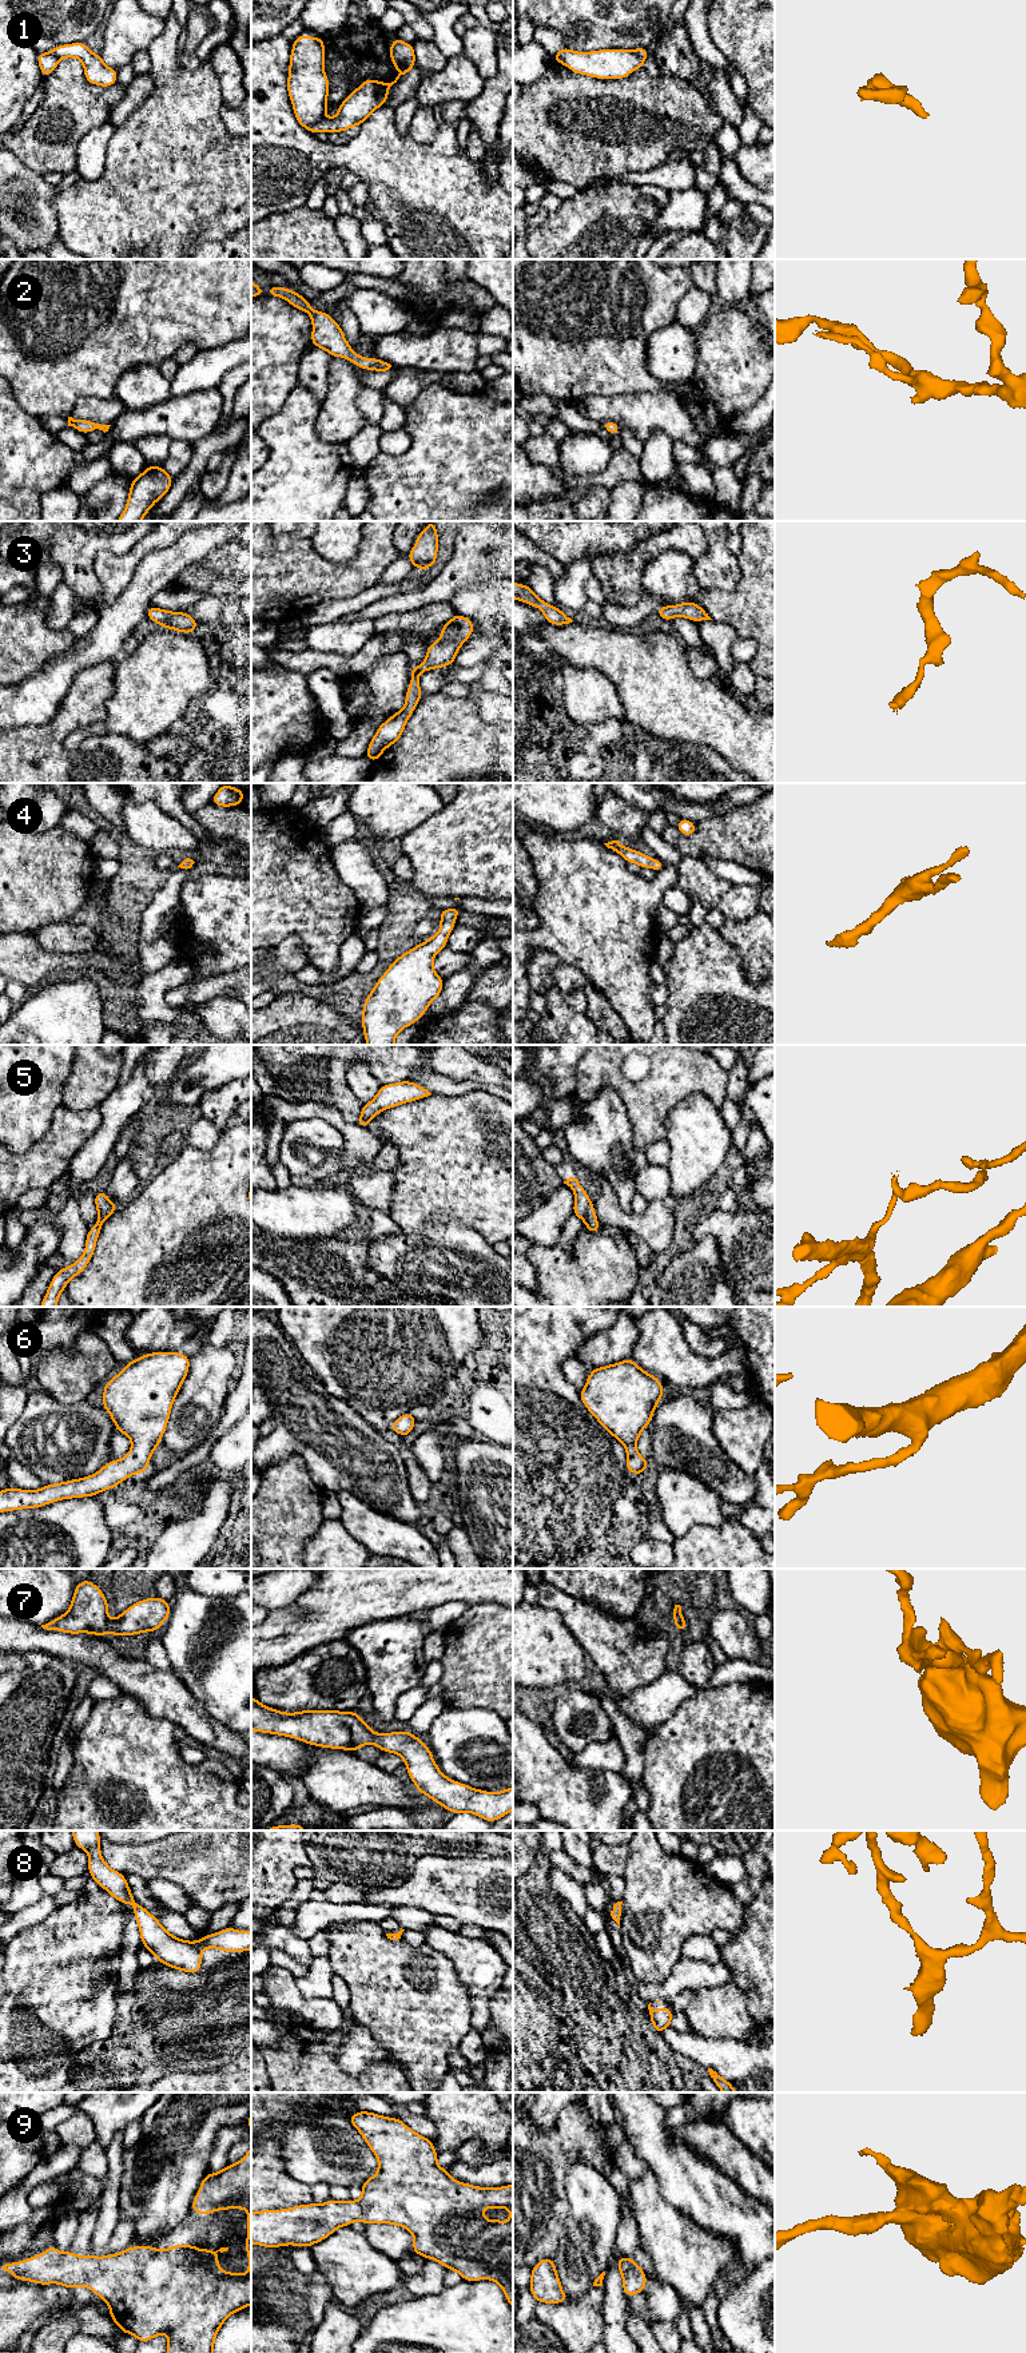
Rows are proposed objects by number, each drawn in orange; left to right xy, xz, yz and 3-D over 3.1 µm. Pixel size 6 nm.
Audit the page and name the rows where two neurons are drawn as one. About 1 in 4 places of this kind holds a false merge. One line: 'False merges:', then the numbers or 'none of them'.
False merges: 1, 5

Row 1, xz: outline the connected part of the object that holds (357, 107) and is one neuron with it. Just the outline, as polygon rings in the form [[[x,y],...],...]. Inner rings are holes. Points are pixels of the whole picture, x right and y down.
[[[399,39],[391,40],[390,59],[399,72],[394,82],[382,83],[374,79],[365,80],[339,104],[338,114],[334,119],[329,119],[323,115],[309,131],[313,135],[321,131],[329,134],[342,132],[354,126],[361,126],[375,108],[385,106],[390,87],[397,83],[401,75],[411,71],[415,64],[413,44]]]

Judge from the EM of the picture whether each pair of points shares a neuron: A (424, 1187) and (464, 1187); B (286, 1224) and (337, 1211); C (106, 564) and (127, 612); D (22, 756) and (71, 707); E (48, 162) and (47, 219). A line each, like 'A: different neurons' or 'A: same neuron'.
A: same neuron
B: same neuron
C: different neurons
D: same neuron
E: different neurons

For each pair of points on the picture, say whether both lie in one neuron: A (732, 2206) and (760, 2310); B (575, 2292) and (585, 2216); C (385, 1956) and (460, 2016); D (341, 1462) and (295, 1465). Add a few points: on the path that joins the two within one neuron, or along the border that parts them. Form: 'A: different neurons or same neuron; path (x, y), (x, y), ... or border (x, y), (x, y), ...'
A: different neurons; border (760, 2261), (746, 2276)
B: same neuron; path (577, 2273), (579, 2260), (585, 2249), (585, 2234)
C: same neuron; path (397, 1976), (421, 2000), (440, 2012)
D: different neurons; border (275, 1461), (298, 1453), (309, 1475), (323, 1491)

